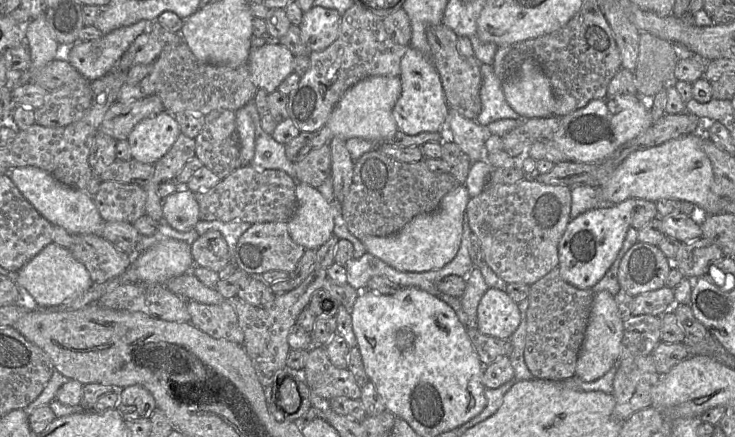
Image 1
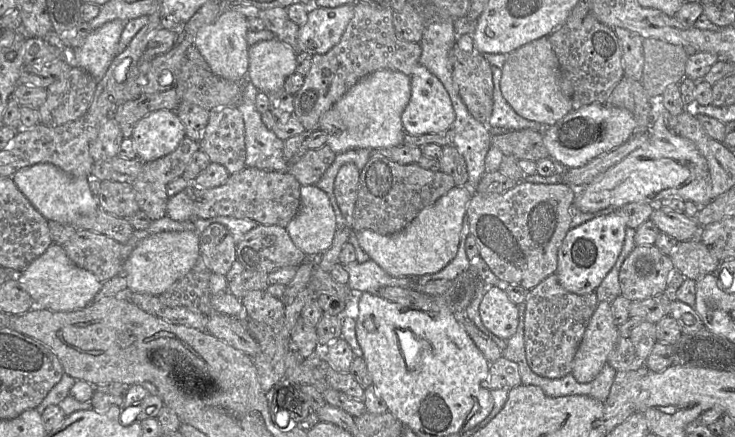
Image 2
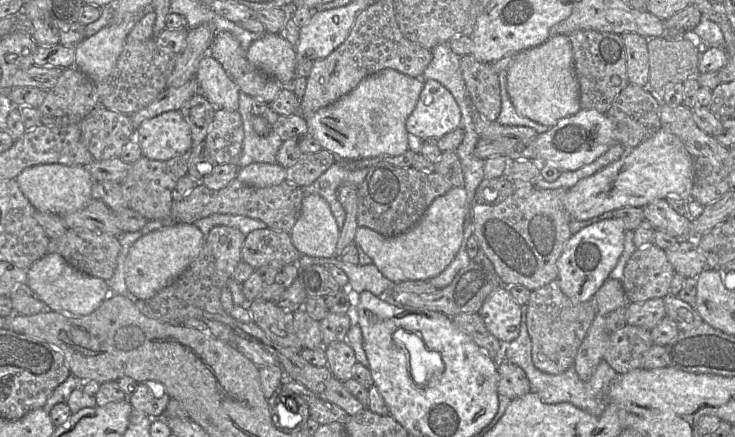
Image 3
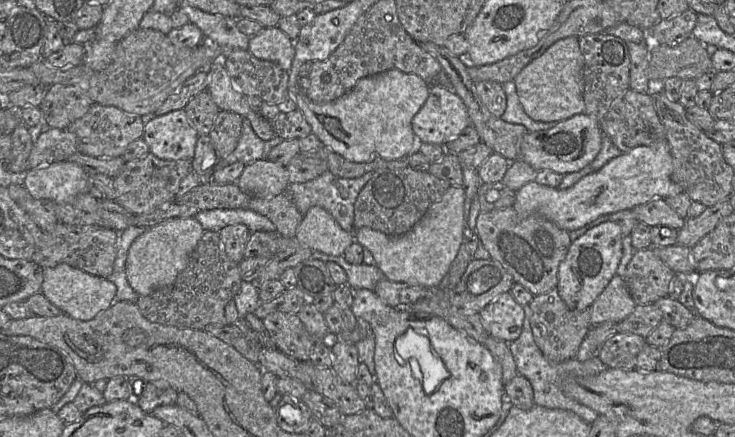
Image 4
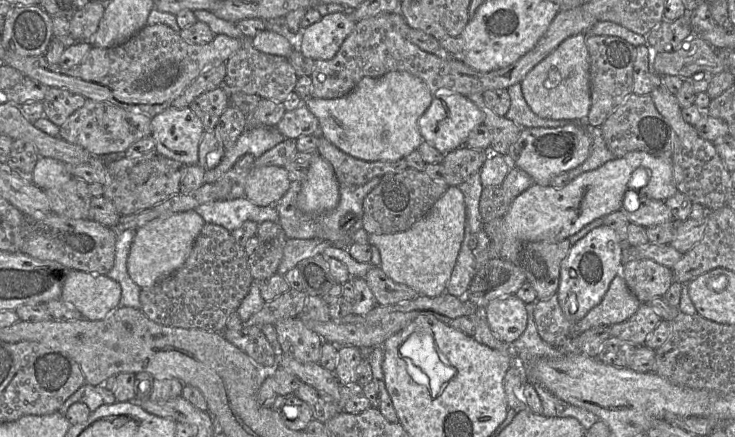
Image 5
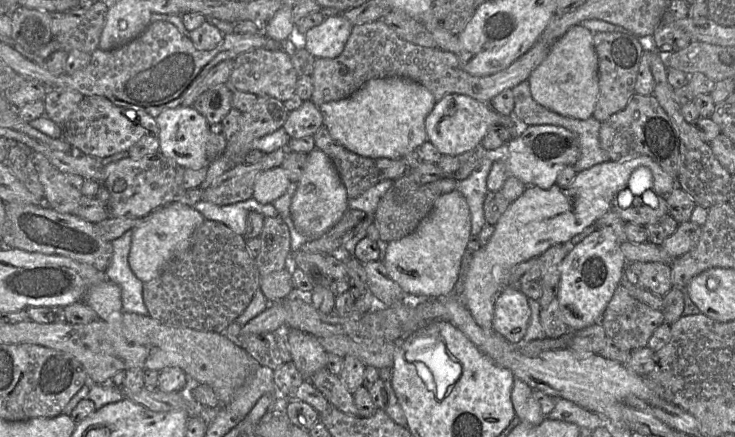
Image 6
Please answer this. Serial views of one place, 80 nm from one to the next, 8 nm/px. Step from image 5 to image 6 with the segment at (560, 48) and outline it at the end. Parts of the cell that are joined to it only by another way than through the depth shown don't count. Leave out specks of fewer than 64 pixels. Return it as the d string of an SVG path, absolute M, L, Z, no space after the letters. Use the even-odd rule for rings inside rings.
M575 25L554 42L545 59L531 72L527 79L531 95L538 104L567 117L581 120L592 117L599 96L598 57L594 48L593 37L594 33L590 30L581 25Z

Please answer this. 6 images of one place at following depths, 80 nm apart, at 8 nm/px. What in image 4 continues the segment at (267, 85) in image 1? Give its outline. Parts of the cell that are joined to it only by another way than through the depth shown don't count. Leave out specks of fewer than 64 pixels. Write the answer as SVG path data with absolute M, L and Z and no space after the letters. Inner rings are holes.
M279 27L264 28L250 38L248 50L256 58L274 62L289 72L295 57L295 42Z

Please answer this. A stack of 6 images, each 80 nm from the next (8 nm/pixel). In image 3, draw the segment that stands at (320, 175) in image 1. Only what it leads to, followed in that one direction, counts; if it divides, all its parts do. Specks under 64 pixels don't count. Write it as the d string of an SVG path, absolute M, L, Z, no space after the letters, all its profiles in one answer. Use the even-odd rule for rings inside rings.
M323 148L303 154L294 165L286 168L286 180L299 187L309 186L336 161L337 157Z

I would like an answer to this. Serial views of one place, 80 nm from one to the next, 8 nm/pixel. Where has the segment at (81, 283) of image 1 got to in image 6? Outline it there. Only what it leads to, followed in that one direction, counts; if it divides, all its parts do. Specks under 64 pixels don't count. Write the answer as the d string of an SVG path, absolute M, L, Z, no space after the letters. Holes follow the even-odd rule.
M109 279L91 286L83 302L97 313L99 319L109 319L123 311L121 288Z

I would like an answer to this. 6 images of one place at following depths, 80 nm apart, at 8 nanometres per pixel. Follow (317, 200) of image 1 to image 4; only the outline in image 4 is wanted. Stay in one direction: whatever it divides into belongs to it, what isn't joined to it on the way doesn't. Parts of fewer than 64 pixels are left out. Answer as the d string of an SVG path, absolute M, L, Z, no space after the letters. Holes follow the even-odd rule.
M312 206L303 215L295 238L314 252L339 256L355 241L355 232L344 231L329 212Z

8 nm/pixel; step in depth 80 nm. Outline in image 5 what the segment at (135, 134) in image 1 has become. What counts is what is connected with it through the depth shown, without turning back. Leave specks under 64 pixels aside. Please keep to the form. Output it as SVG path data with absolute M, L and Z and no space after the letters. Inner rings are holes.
M169 107L151 118L155 151L186 166L197 165L203 134L200 118L189 107Z

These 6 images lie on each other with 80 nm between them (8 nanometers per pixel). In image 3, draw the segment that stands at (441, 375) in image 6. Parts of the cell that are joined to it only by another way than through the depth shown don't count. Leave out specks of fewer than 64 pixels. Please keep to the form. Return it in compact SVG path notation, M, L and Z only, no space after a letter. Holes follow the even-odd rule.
M402 331L400 335L405 336L405 353L411 367L410 374L416 383L422 384L421 380L426 380L427 383L432 374L440 374L443 371L444 363L440 353L430 350L419 335L408 331Z

